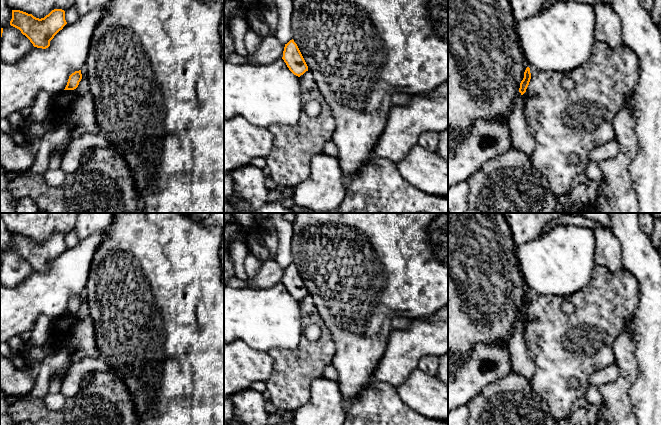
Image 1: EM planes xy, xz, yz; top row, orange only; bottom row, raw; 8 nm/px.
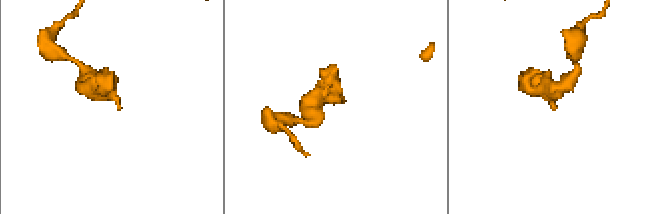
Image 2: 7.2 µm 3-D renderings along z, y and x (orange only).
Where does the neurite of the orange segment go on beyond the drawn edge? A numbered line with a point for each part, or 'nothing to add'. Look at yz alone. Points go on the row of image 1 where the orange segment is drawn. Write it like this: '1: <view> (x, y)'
nothing to add

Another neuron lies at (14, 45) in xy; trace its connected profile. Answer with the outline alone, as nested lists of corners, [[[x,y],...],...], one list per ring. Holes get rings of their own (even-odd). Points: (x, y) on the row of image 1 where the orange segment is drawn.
[[[0,0],[0,27],[3,29],[0,38],[0,60],[14,64],[27,55],[34,46],[19,29],[10,25],[11,19],[12,10],[6,0]]]

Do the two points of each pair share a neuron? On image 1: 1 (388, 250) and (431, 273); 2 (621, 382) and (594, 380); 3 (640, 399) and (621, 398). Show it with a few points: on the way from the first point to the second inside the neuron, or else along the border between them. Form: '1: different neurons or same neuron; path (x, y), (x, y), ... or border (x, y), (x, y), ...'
1: same neuron; path (399, 250), (409, 250), (420, 263)
2: different neurons; border (614, 362), (617, 376), (612, 381), (597, 386)
3: different neurons; border (637, 376), (629, 390), (629, 400), (634, 414)

